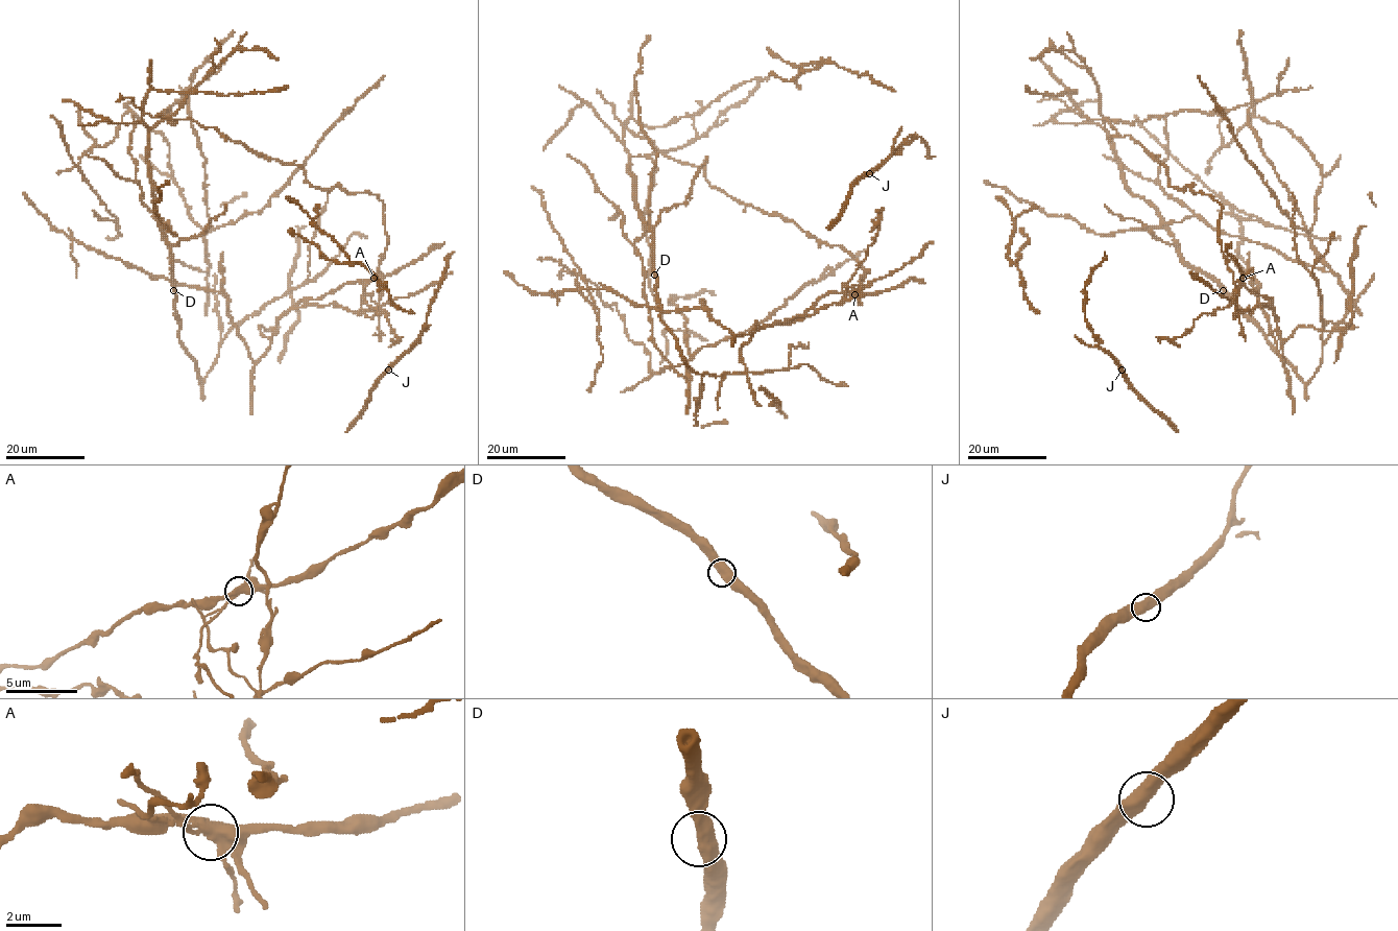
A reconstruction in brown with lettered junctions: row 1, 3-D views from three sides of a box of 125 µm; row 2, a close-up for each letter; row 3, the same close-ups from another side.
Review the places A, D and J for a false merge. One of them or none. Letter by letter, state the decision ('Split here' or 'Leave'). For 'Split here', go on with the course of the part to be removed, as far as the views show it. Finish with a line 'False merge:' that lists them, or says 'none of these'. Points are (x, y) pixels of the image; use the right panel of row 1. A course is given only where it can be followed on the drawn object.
A: Split here. Course of the part to remove: (1243, 278), (1235, 305), (1219, 238), (1222, 206), (1172, 187), (1164, 165), (1106, 119), (1052, 97), (1038, 102)
D: Leave
J: Leave
False merge: A

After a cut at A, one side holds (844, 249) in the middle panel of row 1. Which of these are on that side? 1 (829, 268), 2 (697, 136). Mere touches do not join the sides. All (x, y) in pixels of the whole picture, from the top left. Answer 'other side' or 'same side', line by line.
1: other side
2: other side

